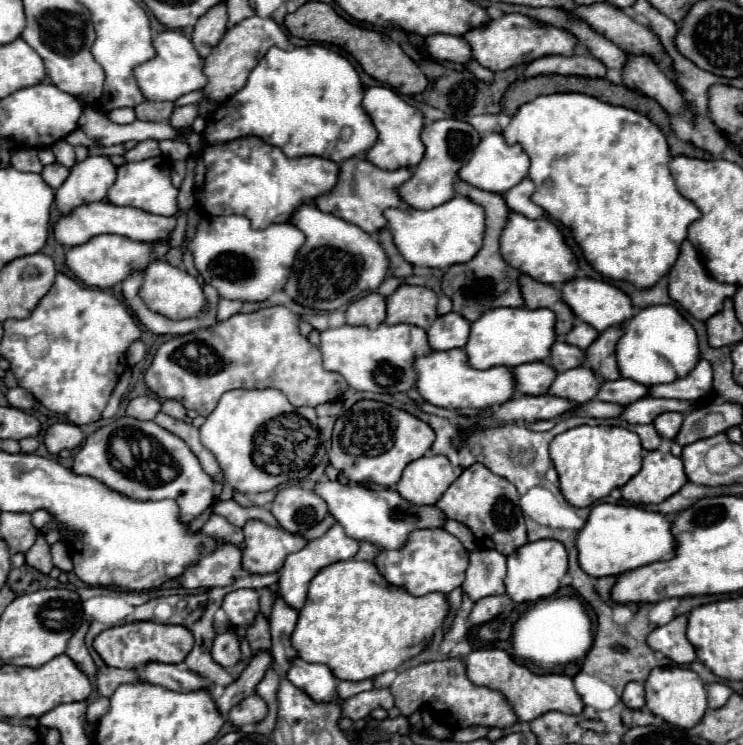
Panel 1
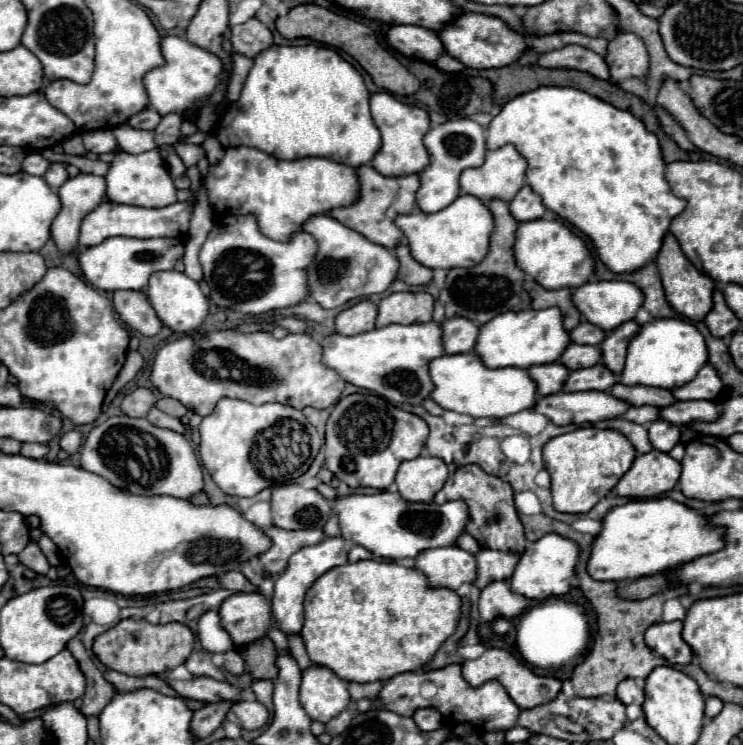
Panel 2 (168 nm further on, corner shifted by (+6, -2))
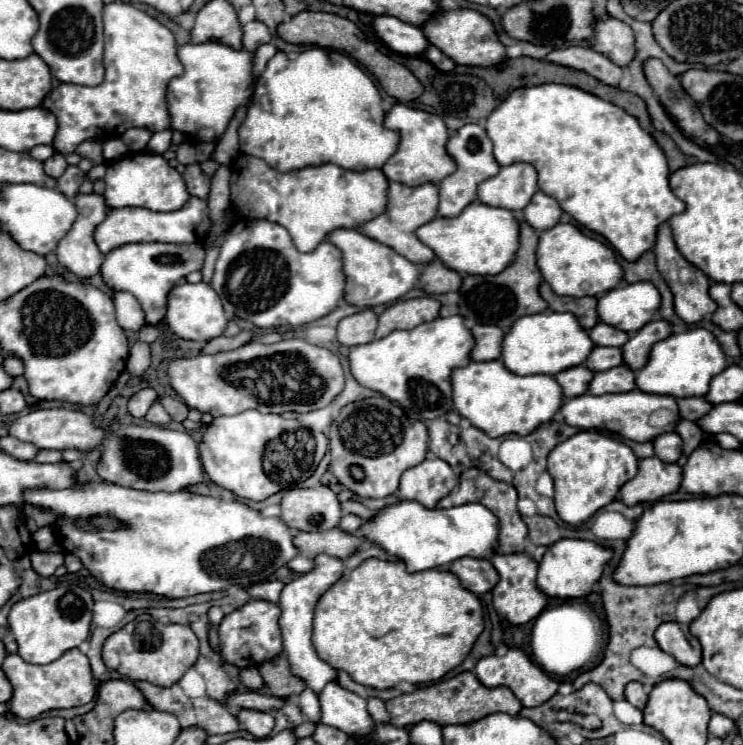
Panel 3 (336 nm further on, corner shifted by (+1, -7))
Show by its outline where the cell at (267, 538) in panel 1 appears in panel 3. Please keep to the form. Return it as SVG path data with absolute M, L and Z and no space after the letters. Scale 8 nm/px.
M339 527L331 529L331 531L319 531L319 533L297 533L293 537L295 547L299 547L299 555L295 555L295 559L291 559L291 563L287 563L287 567L293 573L307 573L313 567L313 559L319 553L327 553L331 557L339 557L339 559L347 559L357 545L363 539L357 535L349 535L345 531L341 531Z

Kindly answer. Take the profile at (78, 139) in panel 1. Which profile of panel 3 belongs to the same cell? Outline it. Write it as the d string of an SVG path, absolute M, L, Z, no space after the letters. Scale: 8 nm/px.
M113 137L113 139L107 139L103 141L103 157L107 161L113 161L113 159L121 159L123 155L129 153L129 147L119 139L119 137Z

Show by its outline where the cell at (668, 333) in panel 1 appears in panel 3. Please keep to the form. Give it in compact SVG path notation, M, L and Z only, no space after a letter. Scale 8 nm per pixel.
M689 329L687 333L669 335L651 347L649 361L635 373L635 385L641 391L671 397L701 397L709 389L713 375L725 369L725 355L719 341L707 329Z

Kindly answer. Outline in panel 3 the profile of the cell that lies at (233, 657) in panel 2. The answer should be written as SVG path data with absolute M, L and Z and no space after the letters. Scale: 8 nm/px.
M243 667L243 669L239 671L239 681L241 681L247 689L253 689L253 691L257 691L257 689L263 687L263 679L261 679L257 667Z

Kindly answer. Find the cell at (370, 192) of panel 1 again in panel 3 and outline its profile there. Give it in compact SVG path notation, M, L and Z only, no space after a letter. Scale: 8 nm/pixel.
M391 181L389 191L387 191L385 211L379 217L375 217L375 219L367 221L365 225L361 225L361 233L365 233L367 237L371 237L371 239L375 239L375 241L379 241L379 243L383 243L387 247L391 247L393 251L397 251L399 255L403 255L411 263L425 265L425 263L433 261L435 255L427 245L423 245L415 237L413 231L437 217L437 201L439 201L439 191L437 191L435 183L423 183L419 187L407 187L403 183Z

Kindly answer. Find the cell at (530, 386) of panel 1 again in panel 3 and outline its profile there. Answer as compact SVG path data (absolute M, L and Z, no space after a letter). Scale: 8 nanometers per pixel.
M569 367L555 375L555 381L563 389L563 397L577 397L587 391L587 383L593 379L593 371L587 371L587 367Z

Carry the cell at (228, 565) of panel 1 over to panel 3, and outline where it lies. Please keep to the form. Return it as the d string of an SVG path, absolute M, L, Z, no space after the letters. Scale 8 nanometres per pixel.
M265 581L265 583L255 583L255 585L251 585L251 587L247 589L247 593L249 593L253 599L265 599L265 601L277 603L281 589L283 589L283 583L281 583L281 581Z

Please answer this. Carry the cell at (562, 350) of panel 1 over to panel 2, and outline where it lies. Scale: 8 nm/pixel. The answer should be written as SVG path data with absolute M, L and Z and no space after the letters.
M572 342L560 358L560 362L568 366L568 370L590 368L590 366L596 366L600 360L602 360L602 352L598 346L582 346L576 342Z

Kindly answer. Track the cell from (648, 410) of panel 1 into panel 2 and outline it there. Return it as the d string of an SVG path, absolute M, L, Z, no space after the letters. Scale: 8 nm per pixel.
M710 400L698 402L676 402L674 406L662 408L662 418L670 424L688 424L688 422L714 422L720 416L720 404Z

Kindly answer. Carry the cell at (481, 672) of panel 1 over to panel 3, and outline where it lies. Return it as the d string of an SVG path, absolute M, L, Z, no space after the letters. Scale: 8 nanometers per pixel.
M509 649L505 655L483 657L477 663L473 673L485 687L499 687L499 685L509 687L515 693L515 697L523 703L523 707L543 705L545 701L549 701L557 693L557 687L559 687L559 683L555 679L551 679L541 667L531 663L531 659L521 649Z

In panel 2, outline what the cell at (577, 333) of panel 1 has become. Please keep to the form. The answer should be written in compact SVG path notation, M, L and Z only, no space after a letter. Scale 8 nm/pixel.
M582 320L582 322L570 332L570 338L572 338L572 342L576 342L576 344L594 344L594 346L598 346L598 344L606 338L606 332L604 332L602 328L598 328L598 326Z

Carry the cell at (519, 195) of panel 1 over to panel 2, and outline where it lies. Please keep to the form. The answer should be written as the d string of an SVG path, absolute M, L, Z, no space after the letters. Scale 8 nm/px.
M522 186L522 190L510 202L510 212L514 214L518 222L532 222L544 216L546 206L542 204L542 198L530 186Z

